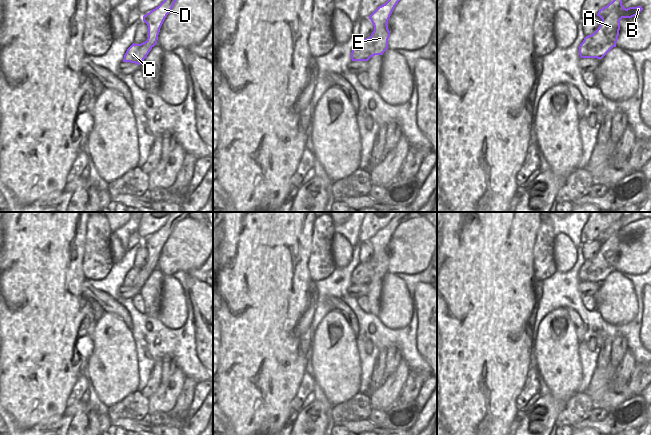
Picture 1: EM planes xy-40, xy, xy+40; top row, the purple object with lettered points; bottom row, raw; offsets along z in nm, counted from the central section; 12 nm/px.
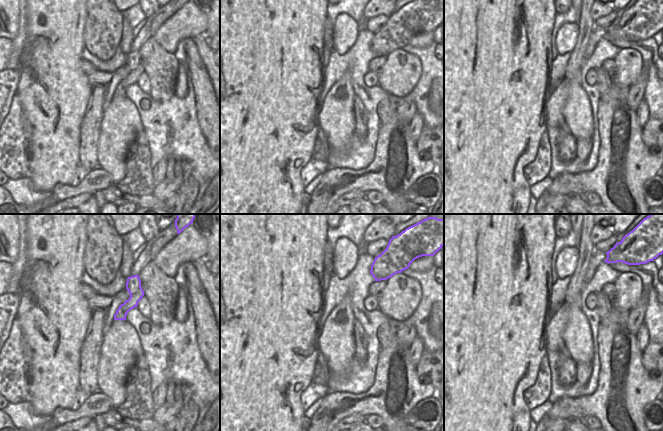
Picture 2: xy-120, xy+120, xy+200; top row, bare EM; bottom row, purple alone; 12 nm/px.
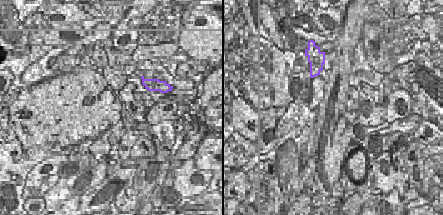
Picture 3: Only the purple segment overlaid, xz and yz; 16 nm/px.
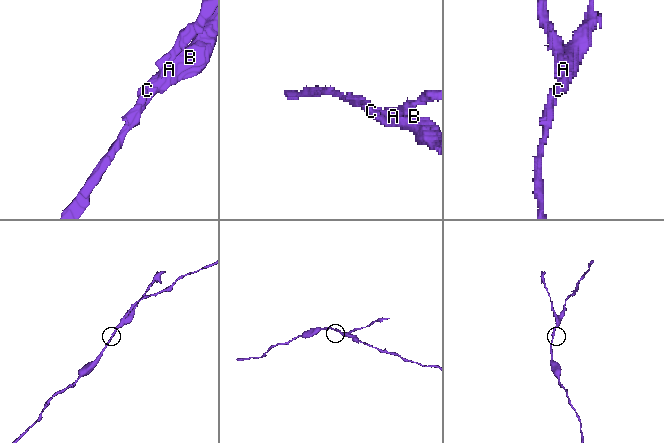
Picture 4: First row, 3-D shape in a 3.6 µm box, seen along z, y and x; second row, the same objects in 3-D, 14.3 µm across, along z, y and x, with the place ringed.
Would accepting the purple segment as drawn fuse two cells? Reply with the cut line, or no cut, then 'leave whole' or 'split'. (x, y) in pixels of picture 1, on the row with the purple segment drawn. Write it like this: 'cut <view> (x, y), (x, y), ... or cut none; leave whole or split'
cut xy+40 (581, 43), (588, 49), (598, 49), (602, 45), (612, 46); split

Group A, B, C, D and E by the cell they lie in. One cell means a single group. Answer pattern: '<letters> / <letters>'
A B E / C D

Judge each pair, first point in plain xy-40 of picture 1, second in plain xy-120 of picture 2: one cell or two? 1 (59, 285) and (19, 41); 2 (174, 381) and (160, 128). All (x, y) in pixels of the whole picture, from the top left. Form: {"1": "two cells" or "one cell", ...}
{"1": "two cells", "2": "two cells"}

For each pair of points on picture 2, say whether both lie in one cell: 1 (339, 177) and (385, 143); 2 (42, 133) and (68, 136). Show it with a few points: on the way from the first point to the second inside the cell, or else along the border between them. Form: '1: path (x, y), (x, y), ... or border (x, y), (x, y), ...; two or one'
1: path (356, 180), (374, 178), (385, 167), (385, 160); one
2: path (48, 133), (62, 136); one

